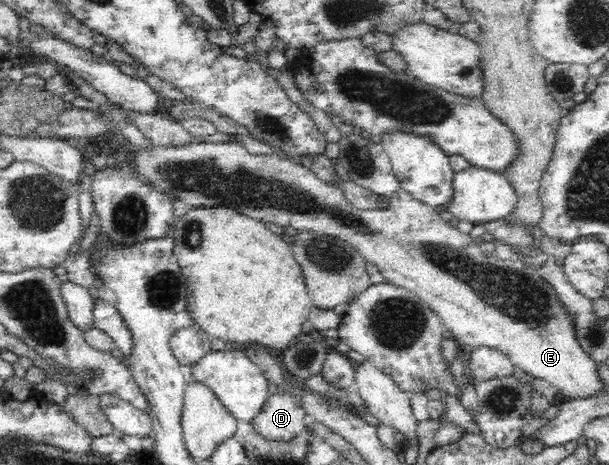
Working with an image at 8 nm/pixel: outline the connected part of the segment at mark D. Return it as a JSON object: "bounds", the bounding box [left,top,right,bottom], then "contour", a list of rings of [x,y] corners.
{"bounds":[251,391,306,441],"contour":[[[283,391],[270,395],[251,421],[254,430],[271,441],[293,439],[305,430],[306,411],[293,396]]]}

